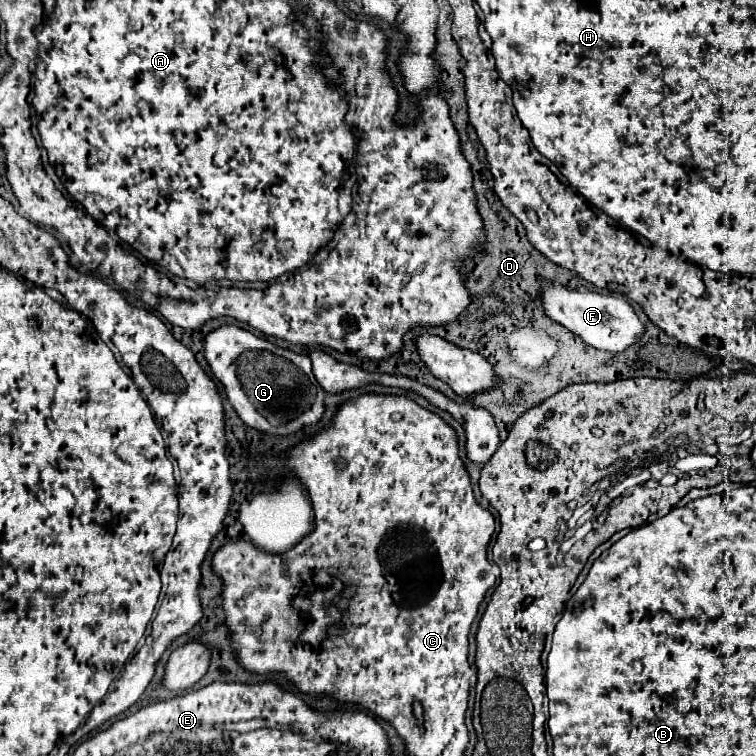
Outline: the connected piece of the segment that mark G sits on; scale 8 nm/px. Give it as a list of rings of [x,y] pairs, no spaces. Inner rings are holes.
[[[225,325],[205,337],[205,359],[209,361],[213,375],[225,385],[227,397],[235,407],[237,415],[241,417],[241,421],[261,433],[279,435],[279,437],[293,435],[303,427],[311,427],[319,423],[325,413],[325,391],[317,383],[311,371],[311,359],[307,355],[297,355],[245,329],[239,329],[235,325]]]

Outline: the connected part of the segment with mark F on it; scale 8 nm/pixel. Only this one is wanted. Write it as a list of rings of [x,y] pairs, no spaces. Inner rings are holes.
[[[551,281],[541,283],[541,301],[545,313],[567,327],[571,333],[581,337],[587,345],[595,349],[603,349],[609,353],[623,353],[625,349],[633,347],[639,337],[645,333],[645,325],[637,317],[635,309],[623,297],[615,297],[609,293],[591,293],[591,291],[573,291],[563,285],[553,285]]]

